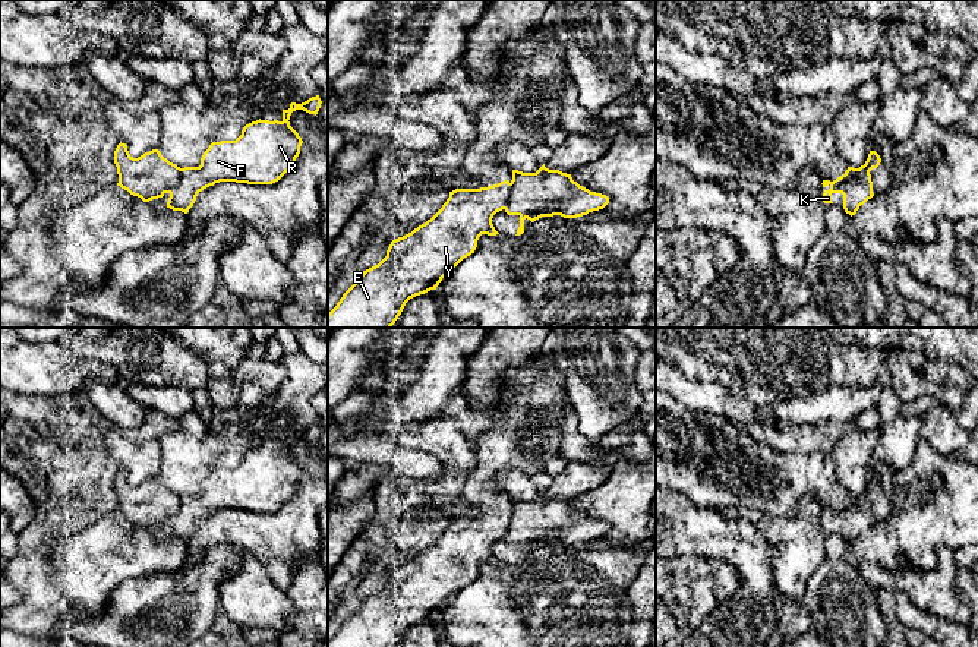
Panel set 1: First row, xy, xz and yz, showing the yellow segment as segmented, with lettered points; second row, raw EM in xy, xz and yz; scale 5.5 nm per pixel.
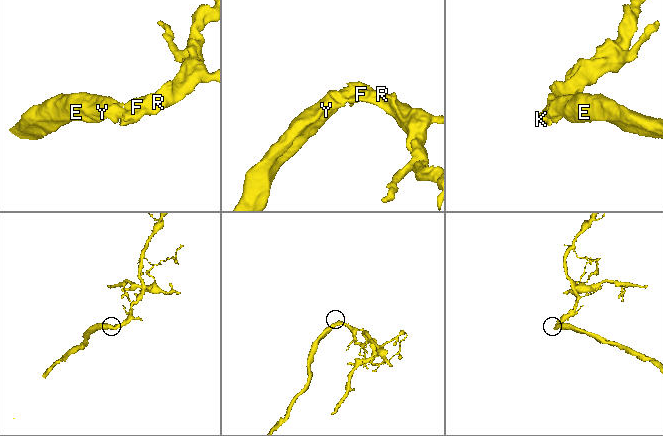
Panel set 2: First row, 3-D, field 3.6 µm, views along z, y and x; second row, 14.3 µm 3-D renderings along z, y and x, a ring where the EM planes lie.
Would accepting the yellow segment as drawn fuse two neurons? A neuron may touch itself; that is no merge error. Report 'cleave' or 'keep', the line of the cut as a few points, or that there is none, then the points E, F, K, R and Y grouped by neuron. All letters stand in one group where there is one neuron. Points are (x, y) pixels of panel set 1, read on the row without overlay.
cleave; cut yz (857, 496), (852, 505), (844, 510), (833, 508); groups E Y / F K R

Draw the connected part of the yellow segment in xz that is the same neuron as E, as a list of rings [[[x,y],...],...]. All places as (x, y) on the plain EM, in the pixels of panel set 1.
[[[508,508],[488,515],[449,520],[447,530],[430,547],[391,569],[387,584],[378,593],[363,599],[328,641],[328,647],[398,647],[410,627],[436,618],[448,600],[474,581],[482,562],[499,562],[492,546],[507,536],[509,520]]]

